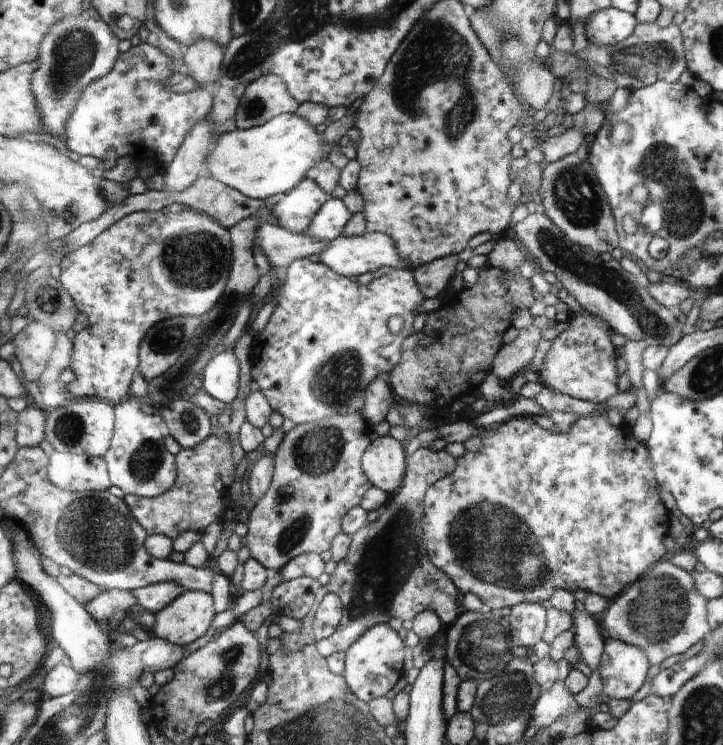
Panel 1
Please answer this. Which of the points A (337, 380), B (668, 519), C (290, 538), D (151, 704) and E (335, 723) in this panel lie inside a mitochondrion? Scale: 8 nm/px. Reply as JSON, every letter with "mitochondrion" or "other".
{"A":"mitochondrion","B":"other","C":"mitochondrion","D":"other","E":"mitochondrion"}

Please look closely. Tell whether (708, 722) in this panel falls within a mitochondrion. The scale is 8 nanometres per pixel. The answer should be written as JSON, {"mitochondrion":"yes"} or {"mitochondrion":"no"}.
{"mitochondrion":"yes"}

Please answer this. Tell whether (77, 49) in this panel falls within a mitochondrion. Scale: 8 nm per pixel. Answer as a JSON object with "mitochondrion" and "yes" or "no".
{"mitochondrion":"yes"}

